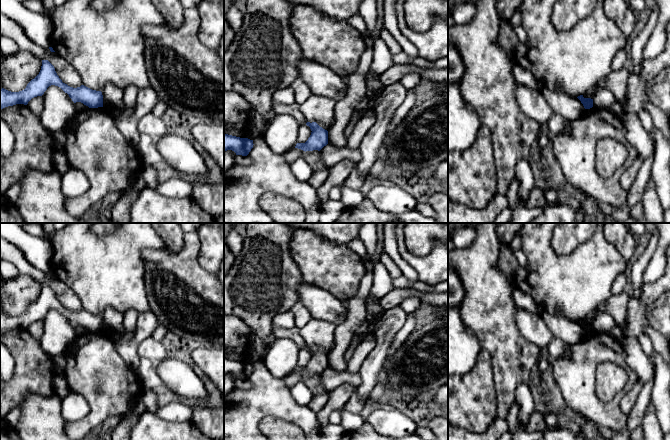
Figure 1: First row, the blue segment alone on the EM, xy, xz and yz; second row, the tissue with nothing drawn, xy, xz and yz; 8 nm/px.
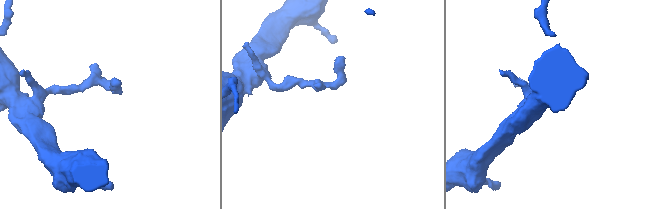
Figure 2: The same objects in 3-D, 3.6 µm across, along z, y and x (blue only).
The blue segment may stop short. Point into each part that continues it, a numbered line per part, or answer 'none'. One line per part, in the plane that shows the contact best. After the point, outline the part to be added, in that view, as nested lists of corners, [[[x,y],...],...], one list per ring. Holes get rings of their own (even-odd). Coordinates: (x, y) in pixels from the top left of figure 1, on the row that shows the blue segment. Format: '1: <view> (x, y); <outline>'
none

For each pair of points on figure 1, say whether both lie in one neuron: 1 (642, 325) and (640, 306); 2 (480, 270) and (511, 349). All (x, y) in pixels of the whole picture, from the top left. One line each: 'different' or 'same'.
1: same
2: same

